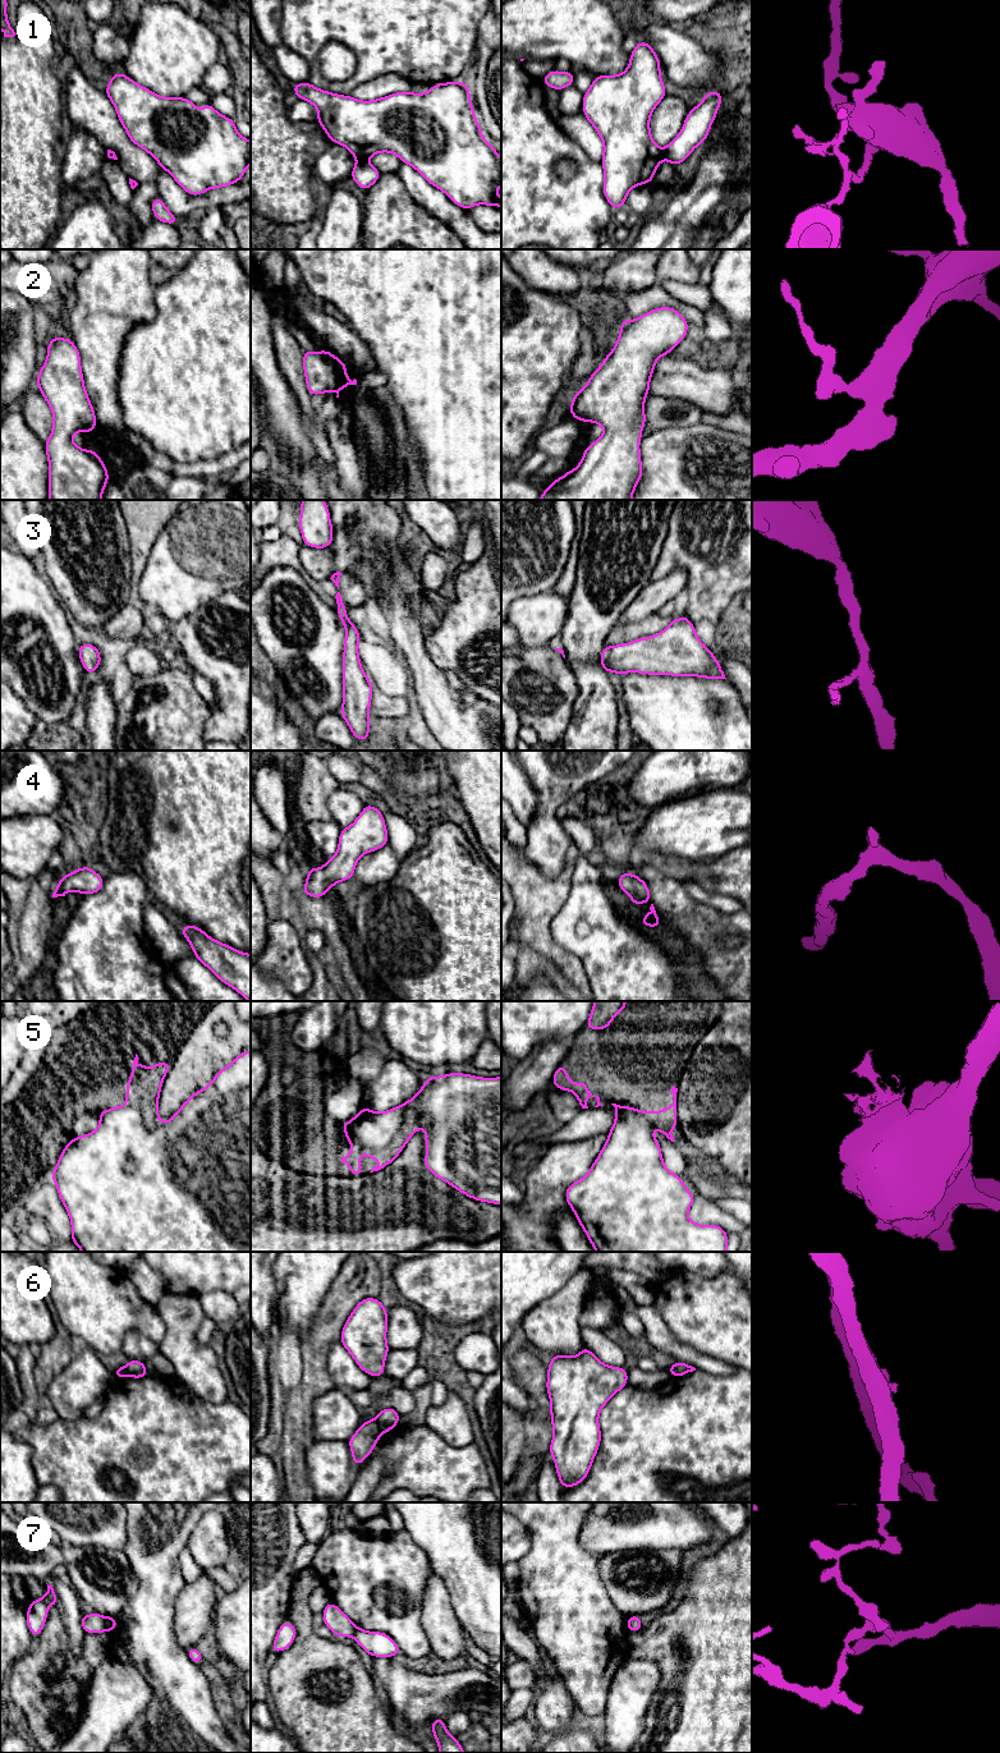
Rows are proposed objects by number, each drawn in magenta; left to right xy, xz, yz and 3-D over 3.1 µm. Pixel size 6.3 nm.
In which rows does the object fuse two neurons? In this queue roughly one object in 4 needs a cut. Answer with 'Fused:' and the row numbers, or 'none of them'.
Fused: 1, 5, 6, 7

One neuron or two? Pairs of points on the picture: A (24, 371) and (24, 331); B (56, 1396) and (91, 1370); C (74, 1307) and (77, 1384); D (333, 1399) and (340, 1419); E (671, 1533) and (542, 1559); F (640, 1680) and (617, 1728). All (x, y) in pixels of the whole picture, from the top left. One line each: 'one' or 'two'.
A: one
B: one
C: two
D: one
E: two
F: one

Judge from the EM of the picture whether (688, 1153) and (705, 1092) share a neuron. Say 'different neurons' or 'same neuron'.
different neurons

